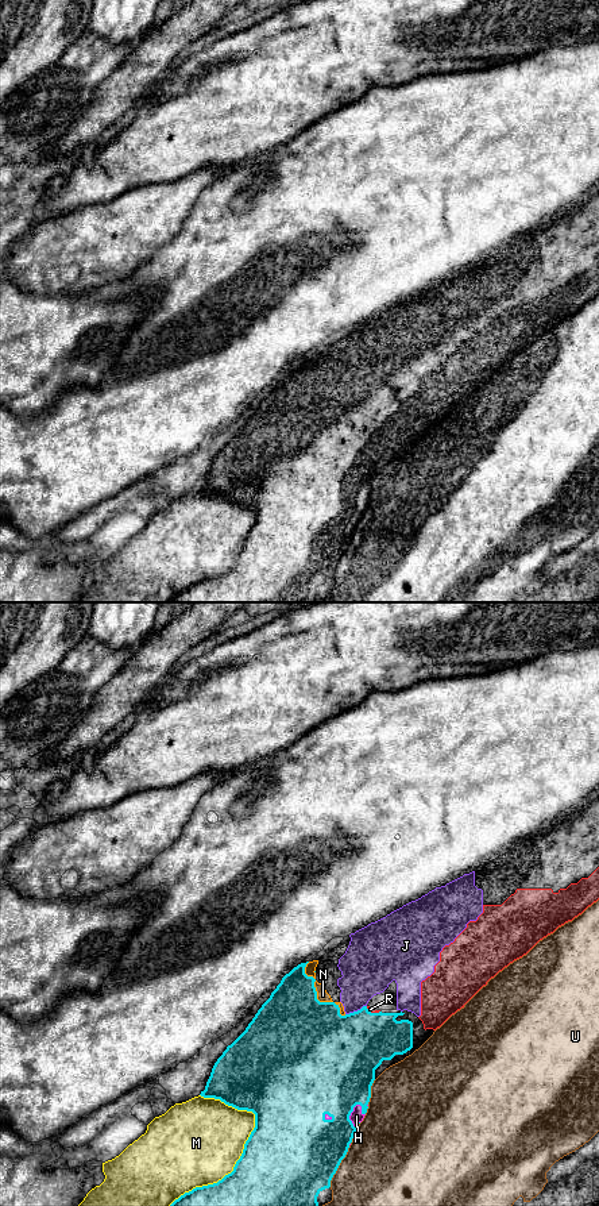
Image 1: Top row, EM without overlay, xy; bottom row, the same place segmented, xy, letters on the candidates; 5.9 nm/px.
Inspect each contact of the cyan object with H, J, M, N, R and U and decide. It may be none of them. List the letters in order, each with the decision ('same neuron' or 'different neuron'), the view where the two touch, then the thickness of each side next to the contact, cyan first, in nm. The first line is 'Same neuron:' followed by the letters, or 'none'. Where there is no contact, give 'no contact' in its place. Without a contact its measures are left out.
Same neuron: H, J, N, R
H: same neuron; contact in xy; calibres 440 and 70 nm
J: same neuron; contact in xy; calibres 440 and 300 nm
M: different neuron; contact in xy; calibres 420 and 480 nm
N: same neuron; contact in xy; calibres 480 and 70 nm
R: same neuron; contact in xy; calibres 400 and 30 nm
U: different neuron; contact in xy; calibres 480 and 440 nm

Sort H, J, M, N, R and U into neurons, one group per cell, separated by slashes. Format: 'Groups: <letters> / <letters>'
Groups: H J N R / M / U

